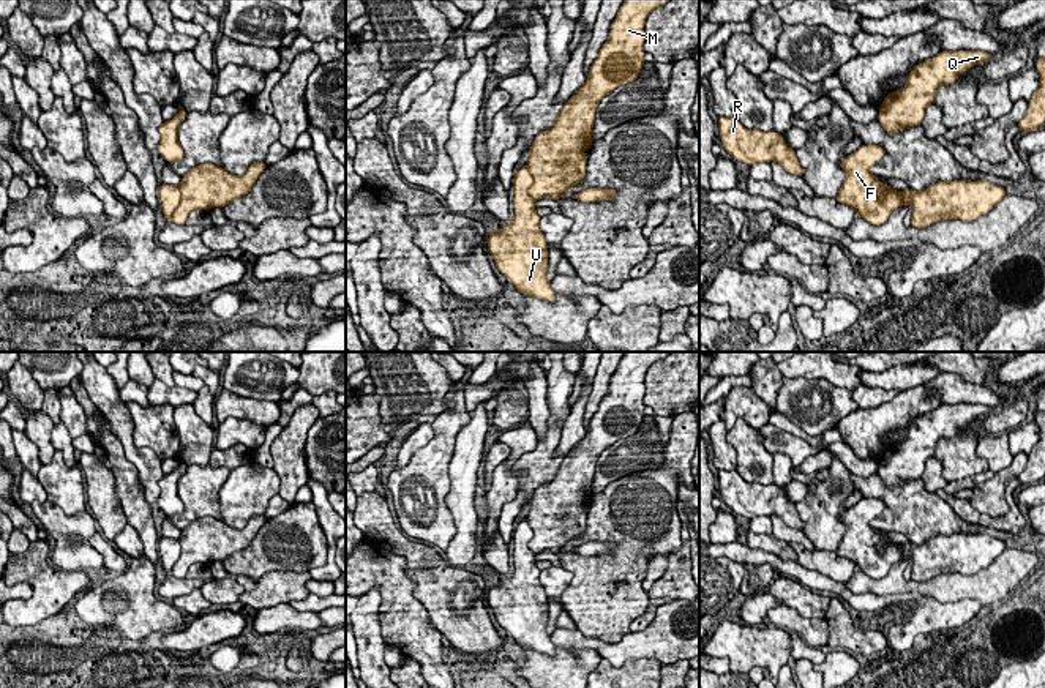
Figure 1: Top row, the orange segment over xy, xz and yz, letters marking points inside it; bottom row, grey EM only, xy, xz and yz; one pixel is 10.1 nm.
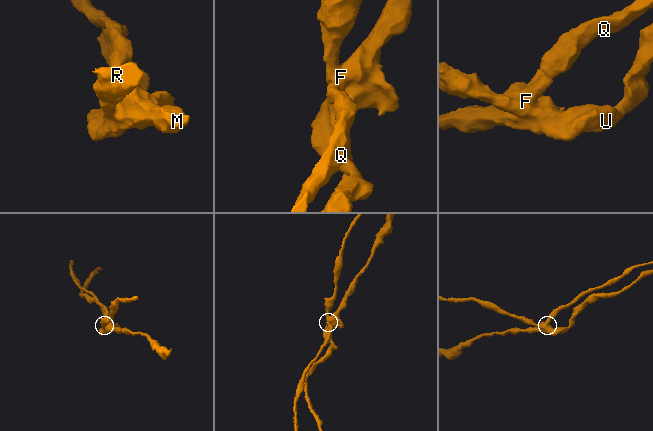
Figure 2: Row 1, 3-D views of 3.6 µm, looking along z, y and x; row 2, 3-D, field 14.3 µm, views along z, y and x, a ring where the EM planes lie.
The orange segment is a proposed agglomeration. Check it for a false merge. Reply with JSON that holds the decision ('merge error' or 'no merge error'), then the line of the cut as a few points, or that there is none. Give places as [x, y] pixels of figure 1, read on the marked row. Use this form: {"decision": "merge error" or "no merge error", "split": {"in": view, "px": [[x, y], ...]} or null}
{"decision": "merge error", "split": {"in": "xz", "px": [[524, 166], [532, 177], [528, 193], [535, 199]]}}

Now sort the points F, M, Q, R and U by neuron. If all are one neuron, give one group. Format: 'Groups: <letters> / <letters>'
Groups: F M Q / R U

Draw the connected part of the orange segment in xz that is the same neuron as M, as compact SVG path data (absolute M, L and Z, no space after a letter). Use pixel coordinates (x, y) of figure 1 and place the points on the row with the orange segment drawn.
M625 0L611 24L609 38L594 60L589 76L579 92L573 95L560 109L554 125L535 136L529 150L526 167L534 177L534 185L527 189L535 200L549 197L556 202L586 177L587 156L582 151L594 144L592 128L600 101L617 87L635 82L644 65L646 19L658 6L669 0Z

